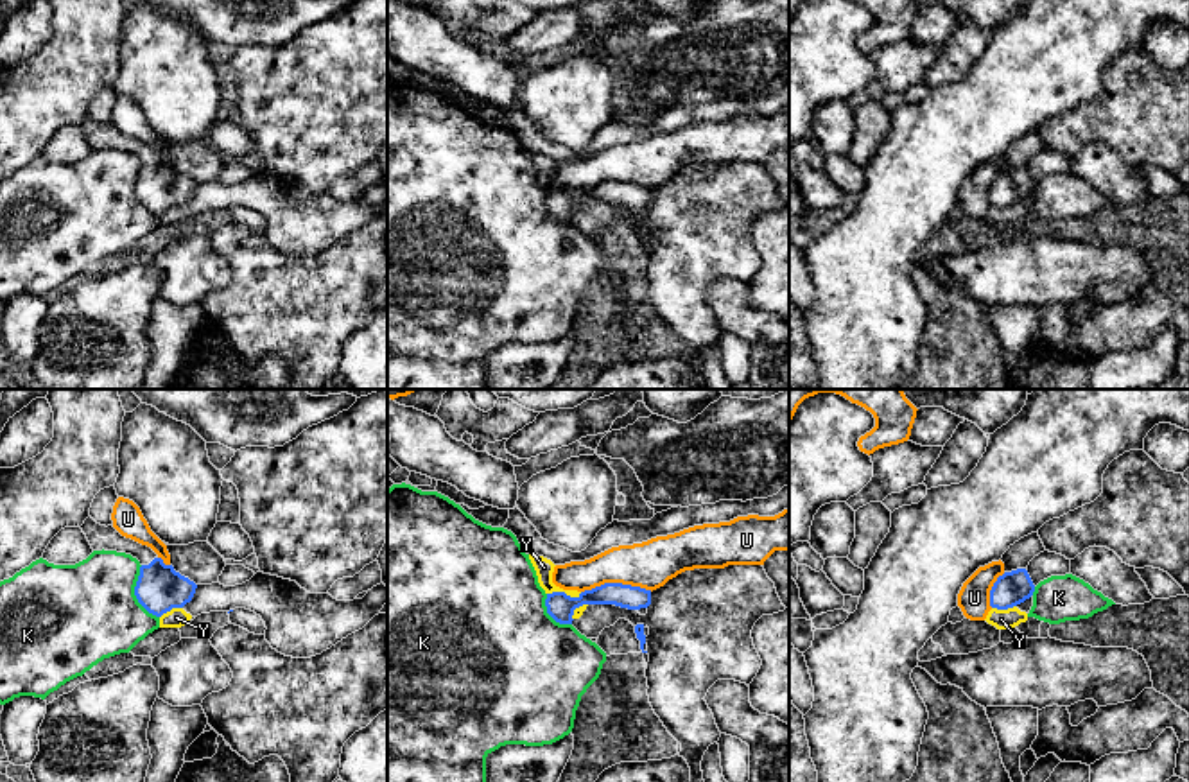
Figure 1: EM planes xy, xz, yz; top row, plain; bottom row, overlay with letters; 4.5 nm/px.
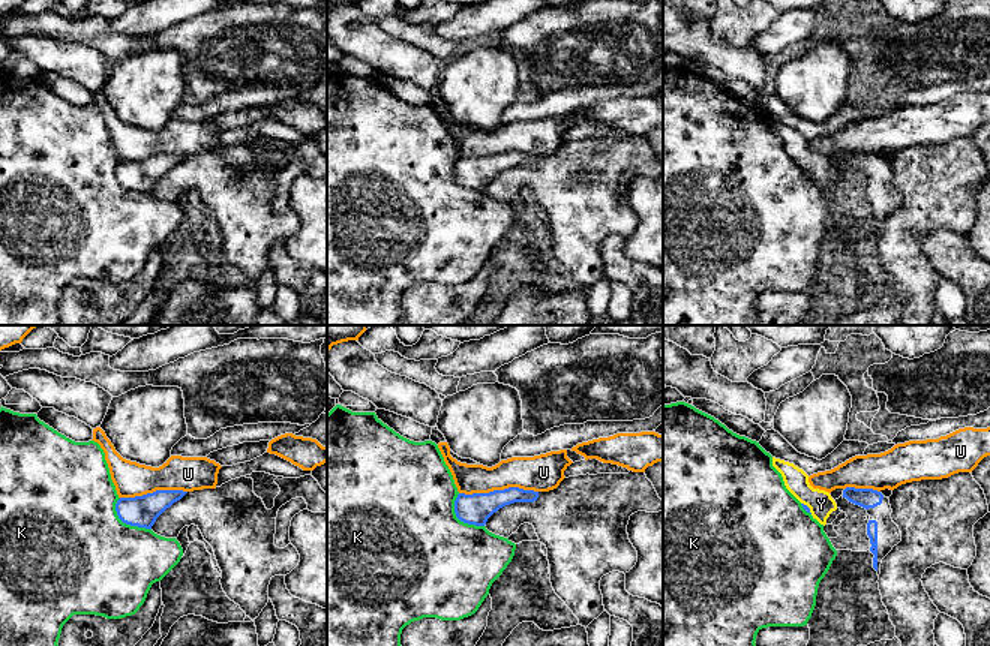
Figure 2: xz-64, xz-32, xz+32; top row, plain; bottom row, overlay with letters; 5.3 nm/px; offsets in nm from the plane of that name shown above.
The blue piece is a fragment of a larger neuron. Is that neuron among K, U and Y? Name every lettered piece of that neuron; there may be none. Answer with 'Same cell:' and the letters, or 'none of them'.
Same cell: none of them

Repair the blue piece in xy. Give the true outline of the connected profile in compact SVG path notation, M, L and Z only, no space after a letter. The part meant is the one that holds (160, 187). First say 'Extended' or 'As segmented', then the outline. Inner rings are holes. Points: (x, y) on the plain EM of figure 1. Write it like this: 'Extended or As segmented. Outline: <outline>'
Extended. Outline: M91 115L81 124L93 149L117 149L140 160L140 174L135 185L138 201L152 213L161 215L172 206L183 206L192 199L197 183L165 163L147 143L122 135L113 124L100 124Z

